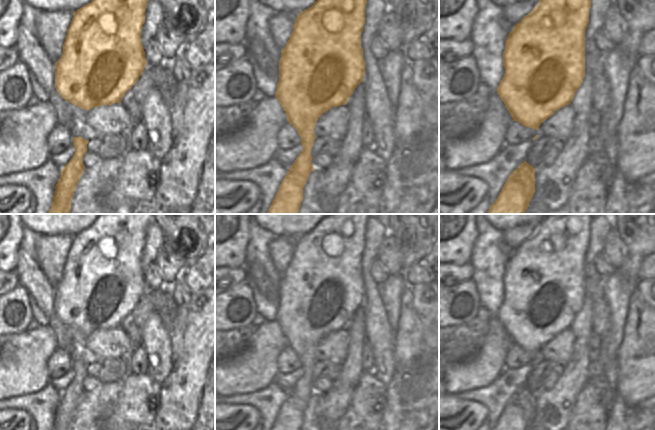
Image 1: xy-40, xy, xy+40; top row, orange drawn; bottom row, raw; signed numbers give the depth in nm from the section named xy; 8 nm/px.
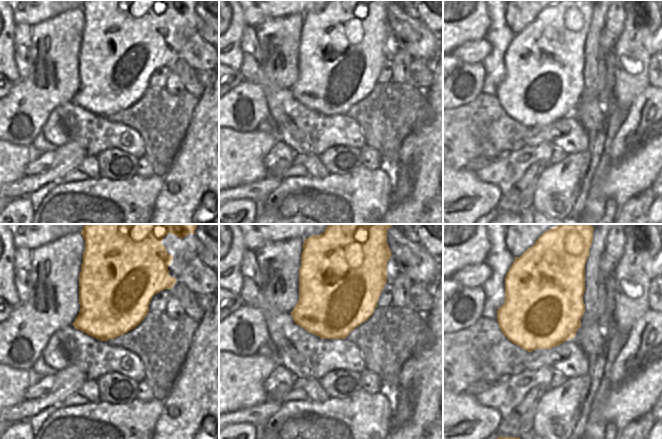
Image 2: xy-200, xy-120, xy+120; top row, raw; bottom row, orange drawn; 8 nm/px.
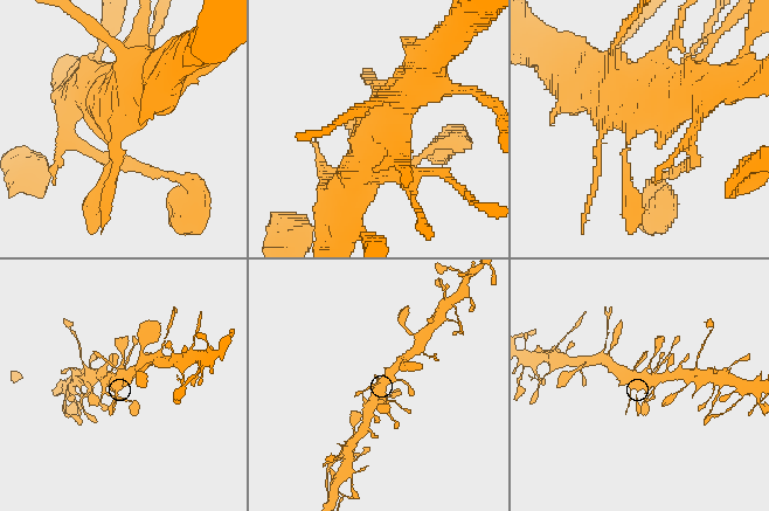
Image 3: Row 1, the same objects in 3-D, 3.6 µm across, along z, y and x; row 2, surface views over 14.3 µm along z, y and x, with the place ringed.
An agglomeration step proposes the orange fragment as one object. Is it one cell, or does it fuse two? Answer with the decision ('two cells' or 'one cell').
one cell

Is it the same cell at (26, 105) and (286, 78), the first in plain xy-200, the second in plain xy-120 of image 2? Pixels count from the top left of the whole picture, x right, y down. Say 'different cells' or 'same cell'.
same cell

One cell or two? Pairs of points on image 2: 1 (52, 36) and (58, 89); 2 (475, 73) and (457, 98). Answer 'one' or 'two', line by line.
1: one
2: one

